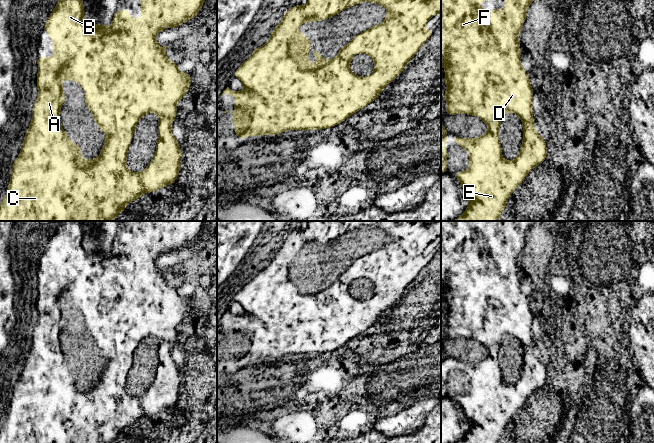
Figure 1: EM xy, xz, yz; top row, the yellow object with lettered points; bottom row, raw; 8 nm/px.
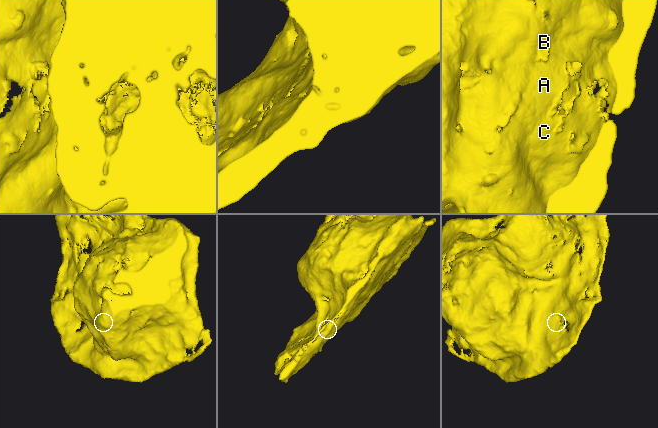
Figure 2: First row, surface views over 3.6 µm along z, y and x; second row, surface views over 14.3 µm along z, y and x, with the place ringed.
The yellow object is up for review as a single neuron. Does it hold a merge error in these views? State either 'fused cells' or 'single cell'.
single cell

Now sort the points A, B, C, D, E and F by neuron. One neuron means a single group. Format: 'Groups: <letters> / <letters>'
Groups: A B C D E F

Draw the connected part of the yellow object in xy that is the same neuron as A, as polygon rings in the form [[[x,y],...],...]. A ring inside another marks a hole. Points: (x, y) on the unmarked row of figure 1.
[[[83,221],[59,222],[56,231],[53,233],[44,249],[46,257],[52,261],[52,270],[55,279],[53,281],[37,281],[38,298],[36,307],[38,311],[38,321],[32,332],[32,345],[25,358],[20,378],[13,387],[7,418],[0,428],[0,443],[114,443],[119,436],[125,436],[125,430],[127,427],[140,422],[145,416],[157,416],[163,410],[173,408],[176,405],[179,399],[182,377],[176,362],[172,359],[171,352],[172,346],[177,337],[177,326],[184,321],[191,310],[191,299],[190,297],[180,296],[178,294],[178,288],[168,284],[165,278],[165,273],[169,272],[169,270],[163,272],[160,271],[156,266],[156,260],[162,253],[175,252],[196,240],[203,231],[204,223],[205,221],[141,221],[141,243],[139,245],[135,242],[135,239],[133,239],[132,243],[130,242],[128,233],[123,236],[118,232],[109,253],[99,246],[90,254],[87,254],[83,248],[83,241],[85,238]],[[65,302],[79,307],[84,312],[85,328],[91,334],[95,347],[100,351],[101,355],[106,358],[106,365],[98,382],[82,383],[81,370],[73,368],[62,352],[60,333],[66,323],[62,313]],[[150,336],[156,337],[159,342],[158,366],[156,369],[155,380],[145,394],[133,397],[128,394],[126,389],[127,375],[131,369],[134,352],[139,343]]]

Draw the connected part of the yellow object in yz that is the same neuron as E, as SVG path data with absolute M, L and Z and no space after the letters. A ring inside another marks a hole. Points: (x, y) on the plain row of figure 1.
M441 221L441 290L445 291L446 338L463 337L479 341L488 350L481 361L463 364L454 360L453 365L465 372L470 380L469 392L455 398L469 422L465 436L457 443L499 443L506 427L515 412L537 389L543 387L547 379L545 364L535 356L535 345L532 337L533 313L529 299L523 293L520 284L520 267L518 258L525 246L527 232L536 221L505 221L505 233L495 235L481 232L475 221ZM506 336L517 338L523 348L523 366L519 379L513 385L505 384L499 366L498 354Z

